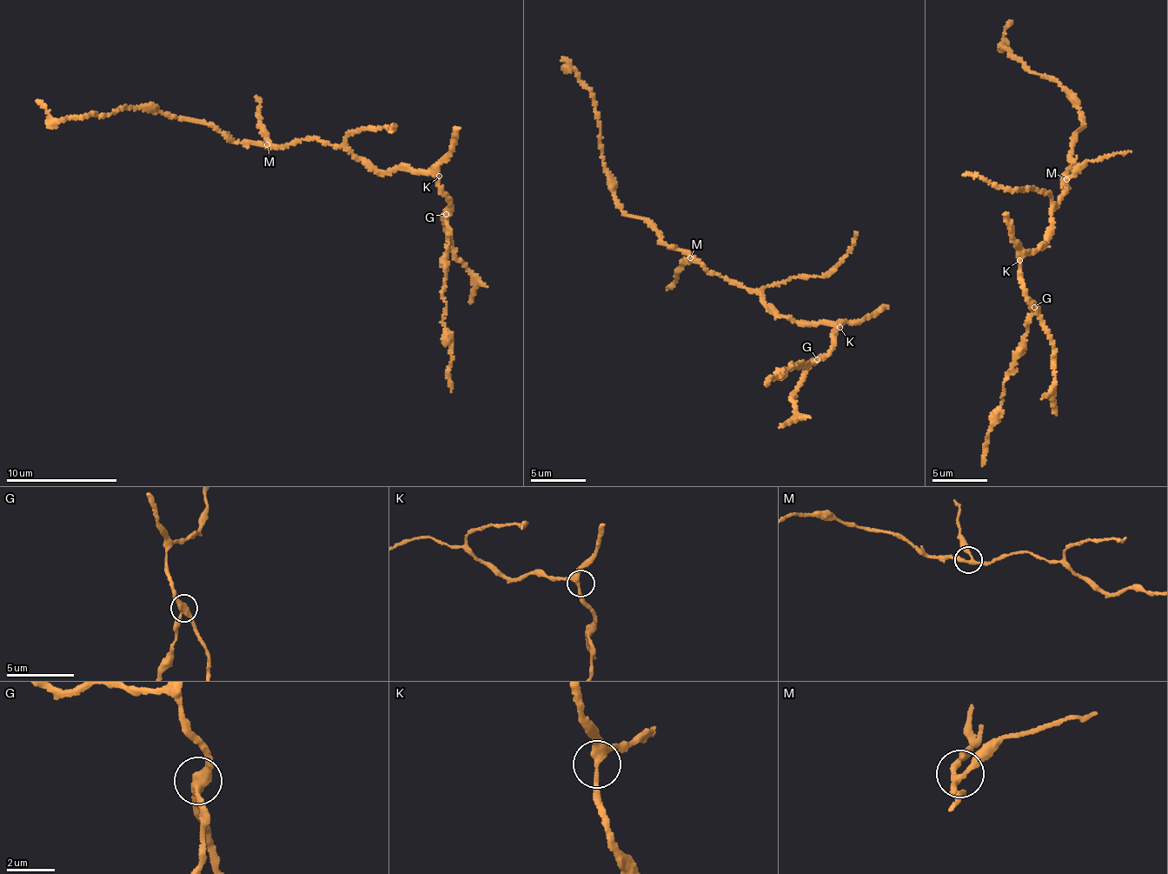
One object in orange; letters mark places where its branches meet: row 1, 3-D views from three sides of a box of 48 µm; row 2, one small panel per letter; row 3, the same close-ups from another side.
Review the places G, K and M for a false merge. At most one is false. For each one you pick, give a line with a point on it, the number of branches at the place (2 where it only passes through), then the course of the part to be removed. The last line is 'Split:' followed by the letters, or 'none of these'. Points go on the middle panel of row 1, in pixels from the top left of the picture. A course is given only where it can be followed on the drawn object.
G: place (817, 359); branches 3; course (818, 359), (803, 369), (789, 366), (792, 367), (783, 369), (776, 376), (779, 376), (765, 384)
Split: G

